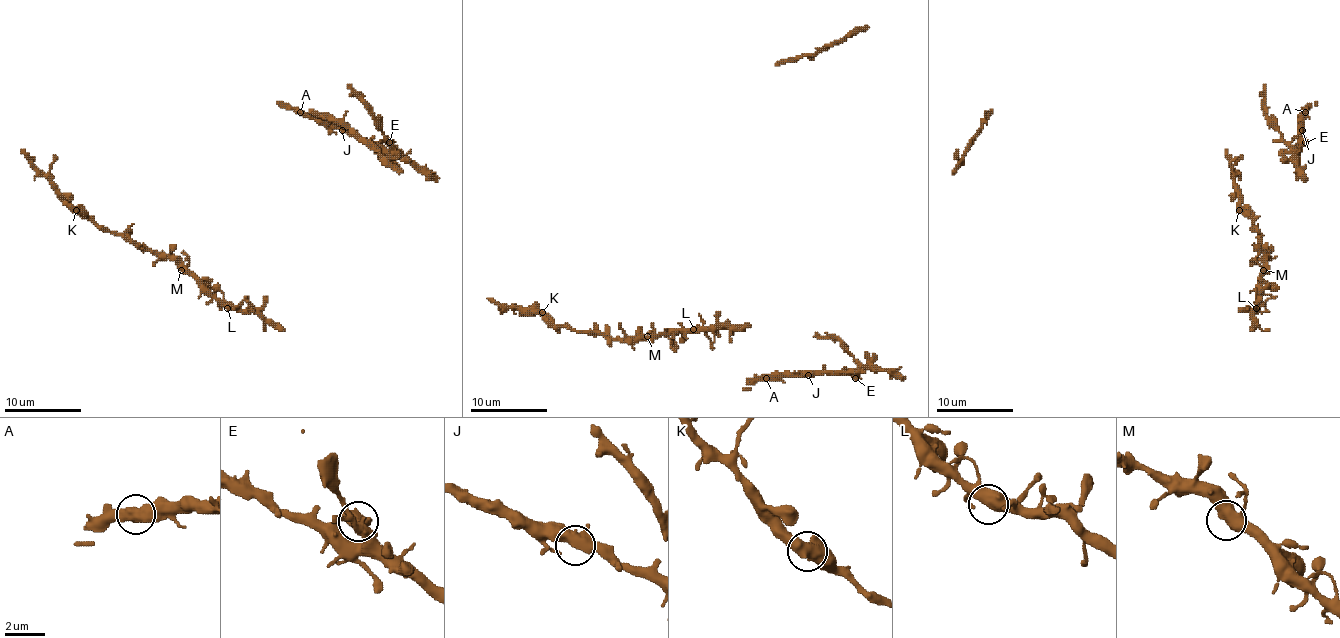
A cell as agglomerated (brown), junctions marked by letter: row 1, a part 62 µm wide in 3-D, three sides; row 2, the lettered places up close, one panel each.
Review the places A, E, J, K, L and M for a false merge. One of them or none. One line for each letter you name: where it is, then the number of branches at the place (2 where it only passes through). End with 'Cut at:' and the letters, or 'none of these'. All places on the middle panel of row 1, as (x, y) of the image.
Cut at: none of these

